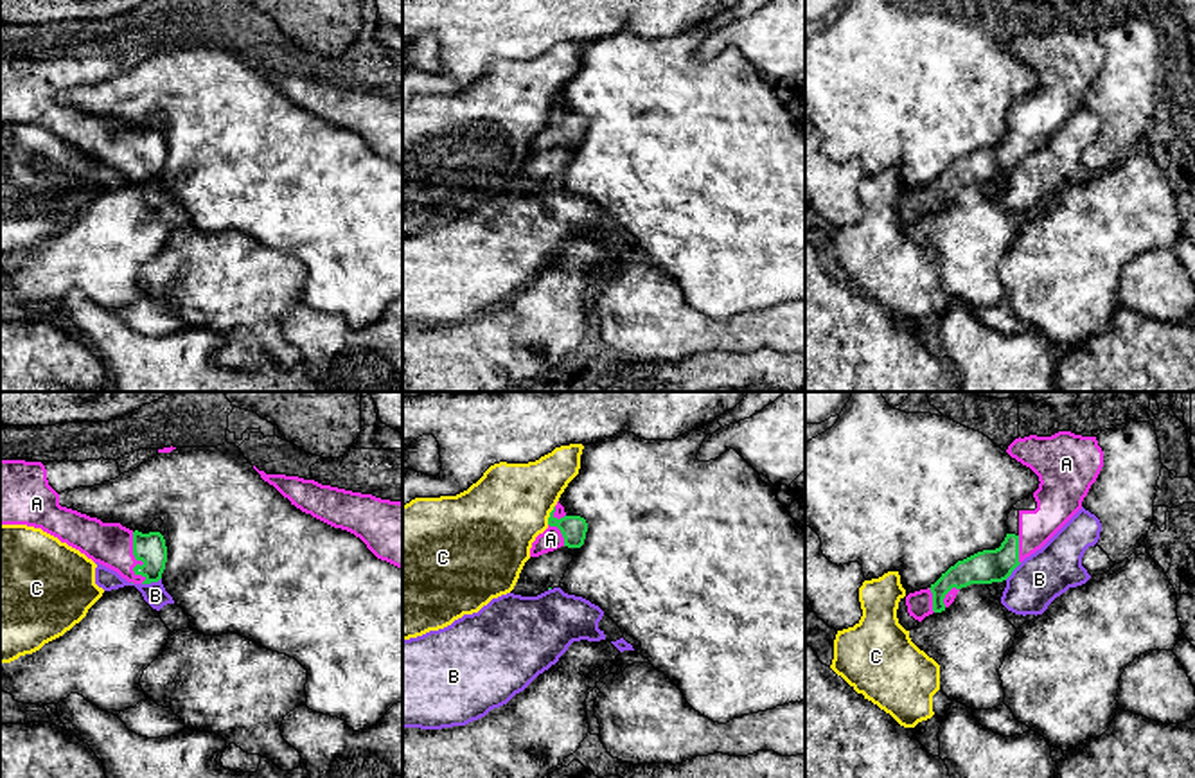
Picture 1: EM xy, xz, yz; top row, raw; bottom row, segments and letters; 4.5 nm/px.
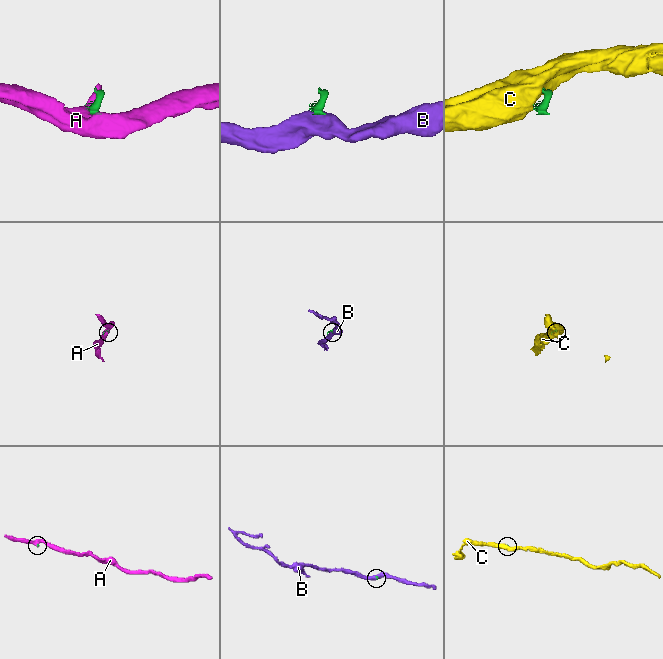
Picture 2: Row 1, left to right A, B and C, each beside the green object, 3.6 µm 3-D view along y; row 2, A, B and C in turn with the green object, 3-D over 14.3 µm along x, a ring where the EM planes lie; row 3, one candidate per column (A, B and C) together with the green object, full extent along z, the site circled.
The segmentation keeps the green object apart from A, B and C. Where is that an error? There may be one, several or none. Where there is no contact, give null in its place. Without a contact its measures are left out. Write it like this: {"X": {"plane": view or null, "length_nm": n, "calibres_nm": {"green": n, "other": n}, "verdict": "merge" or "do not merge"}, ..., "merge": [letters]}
{"A": {"plane": "xy", "length_nm": 240, "calibres_nm": {"green": 140, "other": 190}, "verdict": "merge"}, "B": {"plane": "xy", "length_nm": 90, "calibres_nm": {"green": 140, "other": 100}, "verdict": "do not merge"}, "C": {"plane": "xz", "length_nm": 90, "calibres_nm": {"green": 120, "other": 380}, "verdict": "do not merge"}, "merge": ["A"]}

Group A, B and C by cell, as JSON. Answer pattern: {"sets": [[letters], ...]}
{"sets": [["A"], ["B"], ["C"]]}

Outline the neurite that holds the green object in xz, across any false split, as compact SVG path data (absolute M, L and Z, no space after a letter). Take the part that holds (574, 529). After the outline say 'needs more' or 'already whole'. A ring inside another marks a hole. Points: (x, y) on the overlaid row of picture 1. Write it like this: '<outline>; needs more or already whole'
M557 501L548 517L548 528L536 537L530 557L553 552L561 546L580 548L584 544L588 523L580 516L568 516Z; needs more

